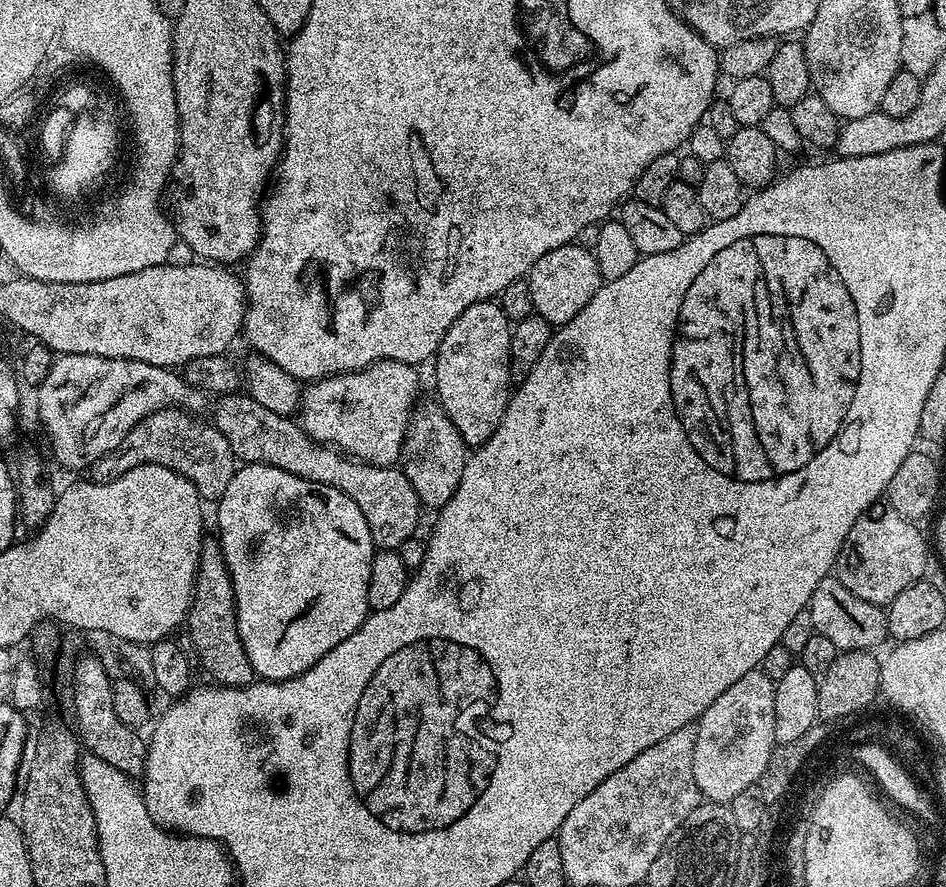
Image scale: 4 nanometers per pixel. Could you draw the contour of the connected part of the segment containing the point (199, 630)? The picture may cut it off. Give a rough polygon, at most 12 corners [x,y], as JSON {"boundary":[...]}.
{"boundary":[[215,539],[200,546],[186,629],[217,685],[253,683],[234,586]]}

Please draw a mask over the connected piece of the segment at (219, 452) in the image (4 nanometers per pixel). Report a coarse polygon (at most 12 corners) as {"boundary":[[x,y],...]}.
{"boundary":[[179,406],[142,418],[93,462],[110,482],[166,466],[218,502],[238,467],[230,442]]}

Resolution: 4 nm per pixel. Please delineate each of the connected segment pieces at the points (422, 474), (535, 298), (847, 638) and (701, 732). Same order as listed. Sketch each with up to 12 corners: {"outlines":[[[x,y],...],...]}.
{"outlines":[[[419,403],[400,467],[423,507],[457,489],[468,447],[439,403]],[[595,251],[542,254],[526,279],[535,315],[570,323],[602,283]],[[829,574],[806,610],[840,652],[889,639],[887,611]],[[742,675],[700,716],[694,780],[730,804],[772,757],[775,681]]]}

